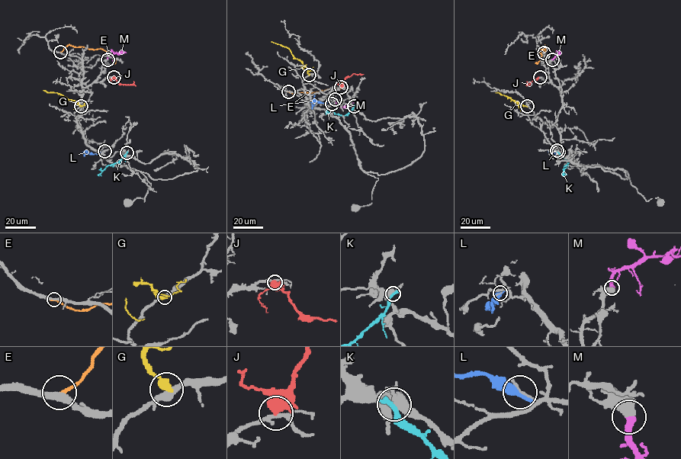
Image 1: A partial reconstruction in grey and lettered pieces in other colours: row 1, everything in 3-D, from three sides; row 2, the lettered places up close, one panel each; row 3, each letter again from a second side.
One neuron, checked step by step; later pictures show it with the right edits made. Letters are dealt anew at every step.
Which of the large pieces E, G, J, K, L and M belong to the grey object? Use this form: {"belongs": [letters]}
{"belongs": ["J", "M"]}

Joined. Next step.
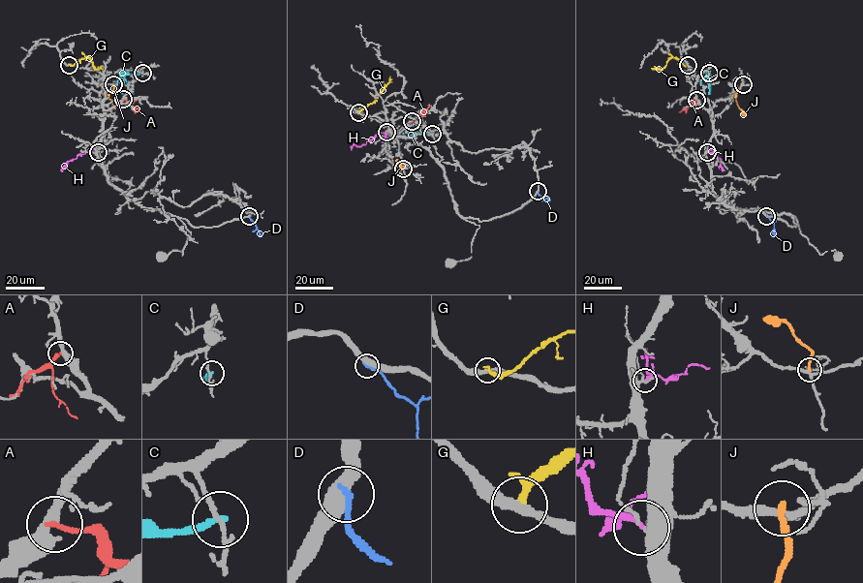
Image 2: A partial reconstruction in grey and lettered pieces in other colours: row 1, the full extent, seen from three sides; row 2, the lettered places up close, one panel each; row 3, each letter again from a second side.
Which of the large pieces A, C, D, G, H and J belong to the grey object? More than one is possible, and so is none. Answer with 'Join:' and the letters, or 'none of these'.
Join: H

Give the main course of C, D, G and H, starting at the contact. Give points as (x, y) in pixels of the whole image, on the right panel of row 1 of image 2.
C: (709, 73), (708, 94)
D: (766, 216), (774, 223), (775, 236)
G: (688, 65), (672, 57), (662, 69), (651, 68)
H: (707, 153), (707, 149), (710, 149), (722, 161), (722, 170)

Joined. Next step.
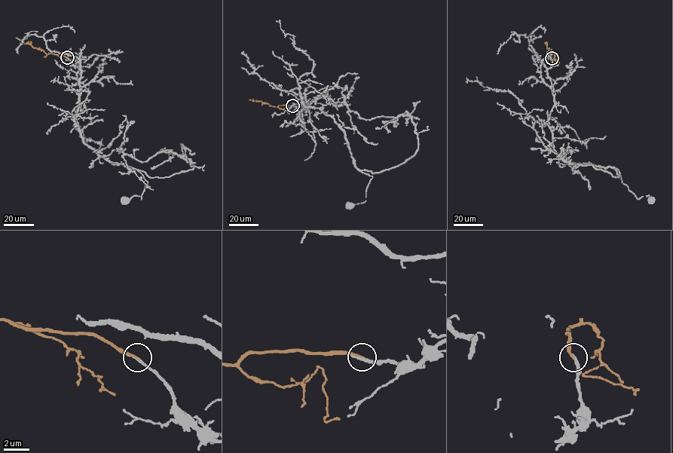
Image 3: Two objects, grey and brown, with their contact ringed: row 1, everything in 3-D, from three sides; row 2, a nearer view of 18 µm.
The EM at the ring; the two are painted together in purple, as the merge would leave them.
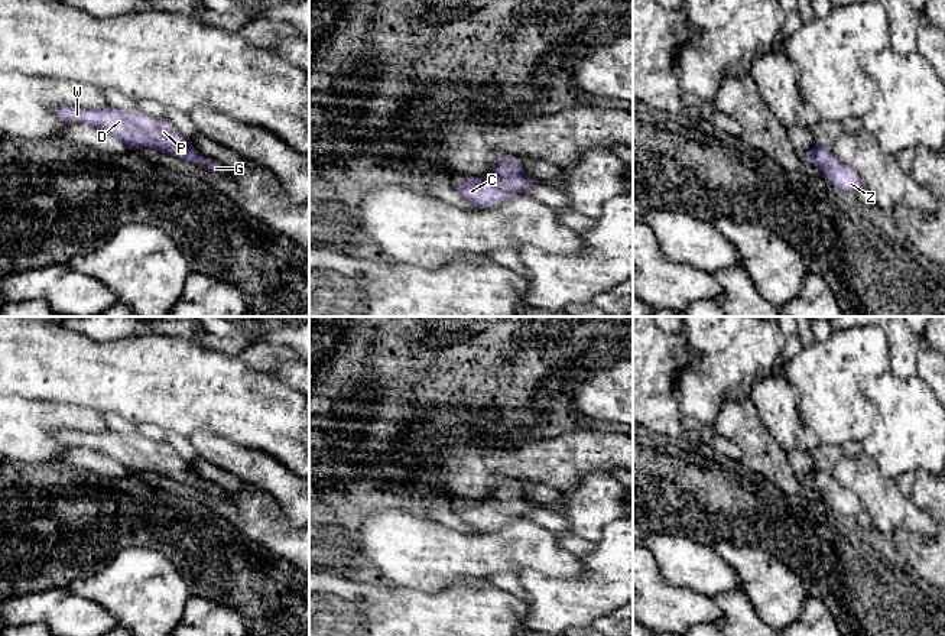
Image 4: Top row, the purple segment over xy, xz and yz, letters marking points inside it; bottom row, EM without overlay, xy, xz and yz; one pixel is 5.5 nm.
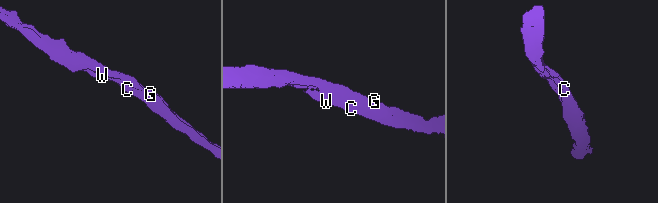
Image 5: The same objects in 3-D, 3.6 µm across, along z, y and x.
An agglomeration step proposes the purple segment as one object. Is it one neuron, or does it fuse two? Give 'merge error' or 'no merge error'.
no merge error

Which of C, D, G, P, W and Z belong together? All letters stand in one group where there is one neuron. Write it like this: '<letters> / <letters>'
C D G P W Z

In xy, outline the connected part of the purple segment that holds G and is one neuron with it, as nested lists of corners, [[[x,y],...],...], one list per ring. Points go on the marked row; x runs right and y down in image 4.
[[[61,106],[56,116],[65,123],[82,123],[105,130],[123,140],[131,150],[153,149],[191,163],[201,165],[210,171],[227,173],[223,163],[204,158],[192,142],[176,132],[168,121],[156,121],[149,116],[134,111],[114,108],[82,108],[75,106]]]

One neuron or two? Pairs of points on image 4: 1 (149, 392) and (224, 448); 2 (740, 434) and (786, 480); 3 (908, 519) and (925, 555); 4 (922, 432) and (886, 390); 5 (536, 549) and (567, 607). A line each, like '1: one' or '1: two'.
1: two
2: one
3: two
4: one
5: two

